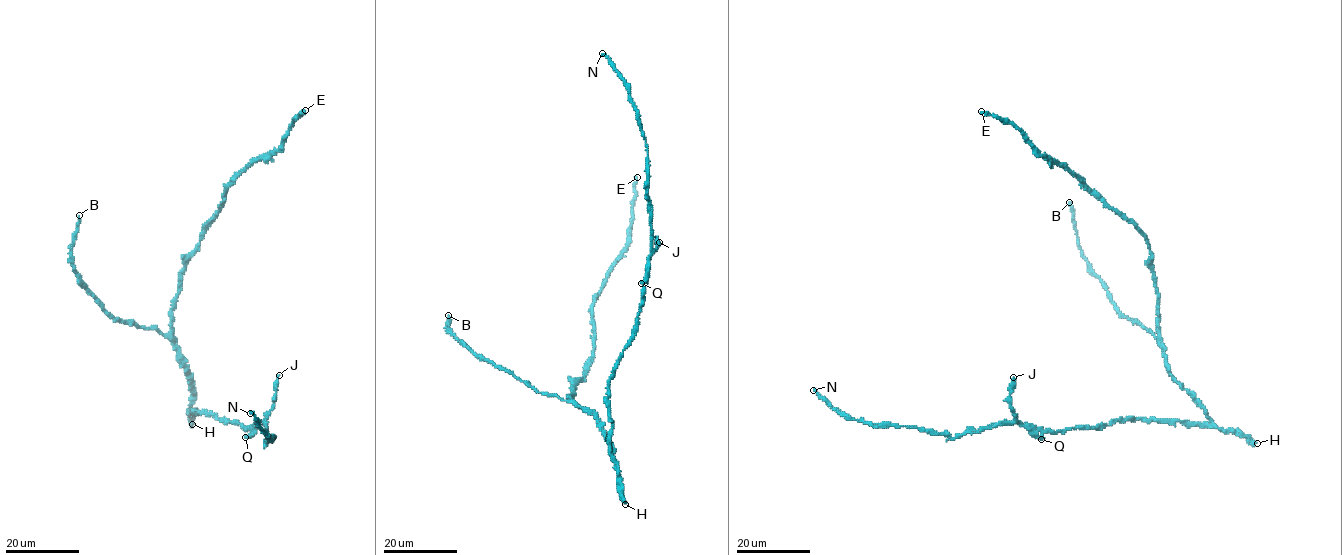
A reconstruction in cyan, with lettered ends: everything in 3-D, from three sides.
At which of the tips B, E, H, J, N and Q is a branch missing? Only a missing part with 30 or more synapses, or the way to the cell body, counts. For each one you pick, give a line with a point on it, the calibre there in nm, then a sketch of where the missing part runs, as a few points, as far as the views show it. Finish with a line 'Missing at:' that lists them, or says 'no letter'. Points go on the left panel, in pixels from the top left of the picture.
J: Place: (279, 375). Thickness 320 nm. Course of what is missing: (279, 375), (299, 325), (303, 290), (313, 265), (311, 250), (315, 245)
Missing at: J

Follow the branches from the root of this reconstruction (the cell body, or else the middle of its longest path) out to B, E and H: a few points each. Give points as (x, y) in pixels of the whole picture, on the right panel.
B: (1205, 414), (1169, 372), (1157, 339), (1118, 311), (1107, 286), (1084, 259), (1069, 202)
E: (1205, 414), (1167, 367), (1146, 236), (1068, 170), (1042, 156), (1010, 122), (981, 111)
H: (1205, 414), (1216, 426), (1243, 434), (1257, 443)

